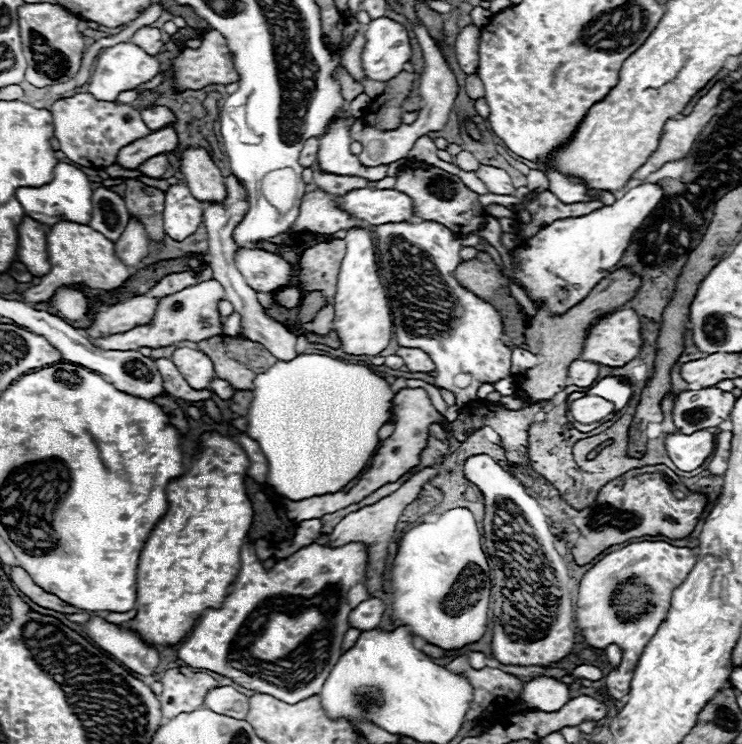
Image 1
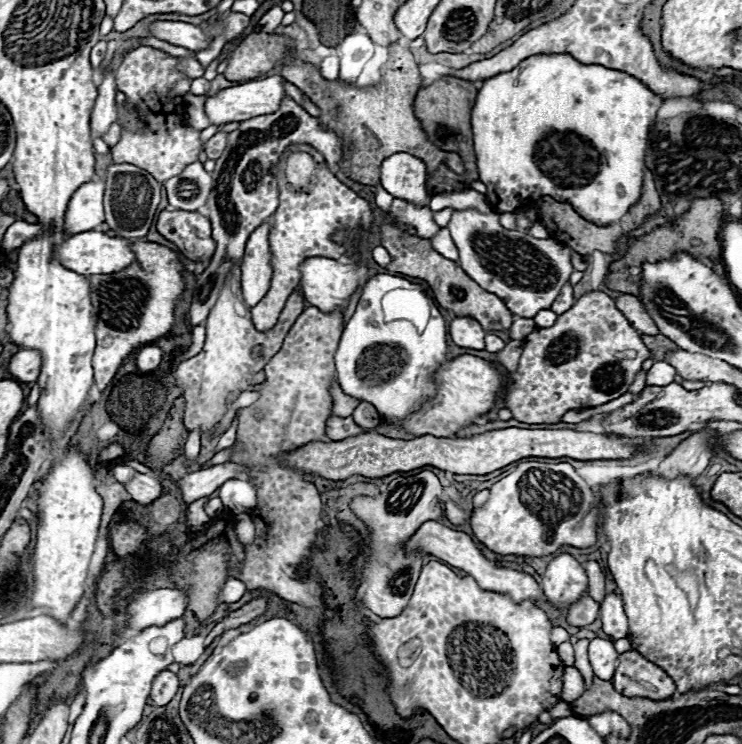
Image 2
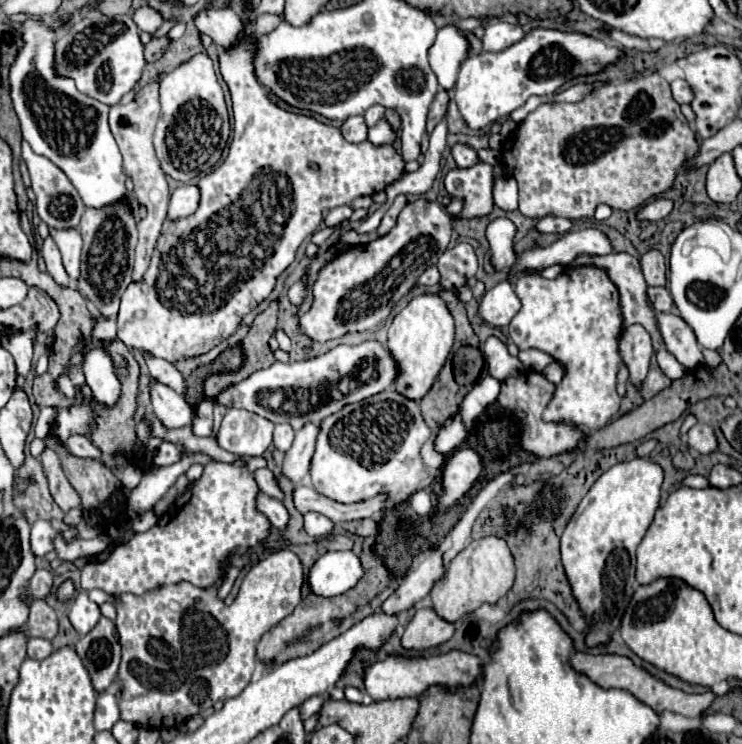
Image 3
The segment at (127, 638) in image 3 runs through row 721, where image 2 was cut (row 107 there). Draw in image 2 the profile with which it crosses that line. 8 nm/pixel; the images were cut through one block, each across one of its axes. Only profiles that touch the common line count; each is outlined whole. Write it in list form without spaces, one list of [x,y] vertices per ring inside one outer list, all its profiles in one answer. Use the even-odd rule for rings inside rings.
[[[136,48],[116,70],[116,86],[126,94],[126,108],[138,116],[138,130],[122,130],[118,144],[110,148],[110,156],[116,164],[132,164],[150,172],[158,182],[172,176],[180,176],[184,168],[198,160],[204,150],[200,130],[188,126],[182,96],[170,96],[170,90],[180,80],[192,80],[184,72],[176,70],[180,58],[170,56],[158,48]]]

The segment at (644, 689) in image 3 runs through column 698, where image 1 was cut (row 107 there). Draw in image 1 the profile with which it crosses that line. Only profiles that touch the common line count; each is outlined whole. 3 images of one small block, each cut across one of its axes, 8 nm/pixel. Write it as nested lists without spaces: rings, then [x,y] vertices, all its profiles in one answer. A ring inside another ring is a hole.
[[[720,80],[706,96],[698,100],[698,104],[688,116],[682,116],[680,120],[668,120],[664,124],[664,132],[660,136],[658,148],[652,152],[646,164],[642,164],[632,174],[632,180],[644,180],[648,174],[660,170],[666,162],[684,158],[694,146],[702,128],[710,122],[712,114],[716,112],[716,106],[720,102],[720,94],[724,88],[726,88],[726,80]]]

